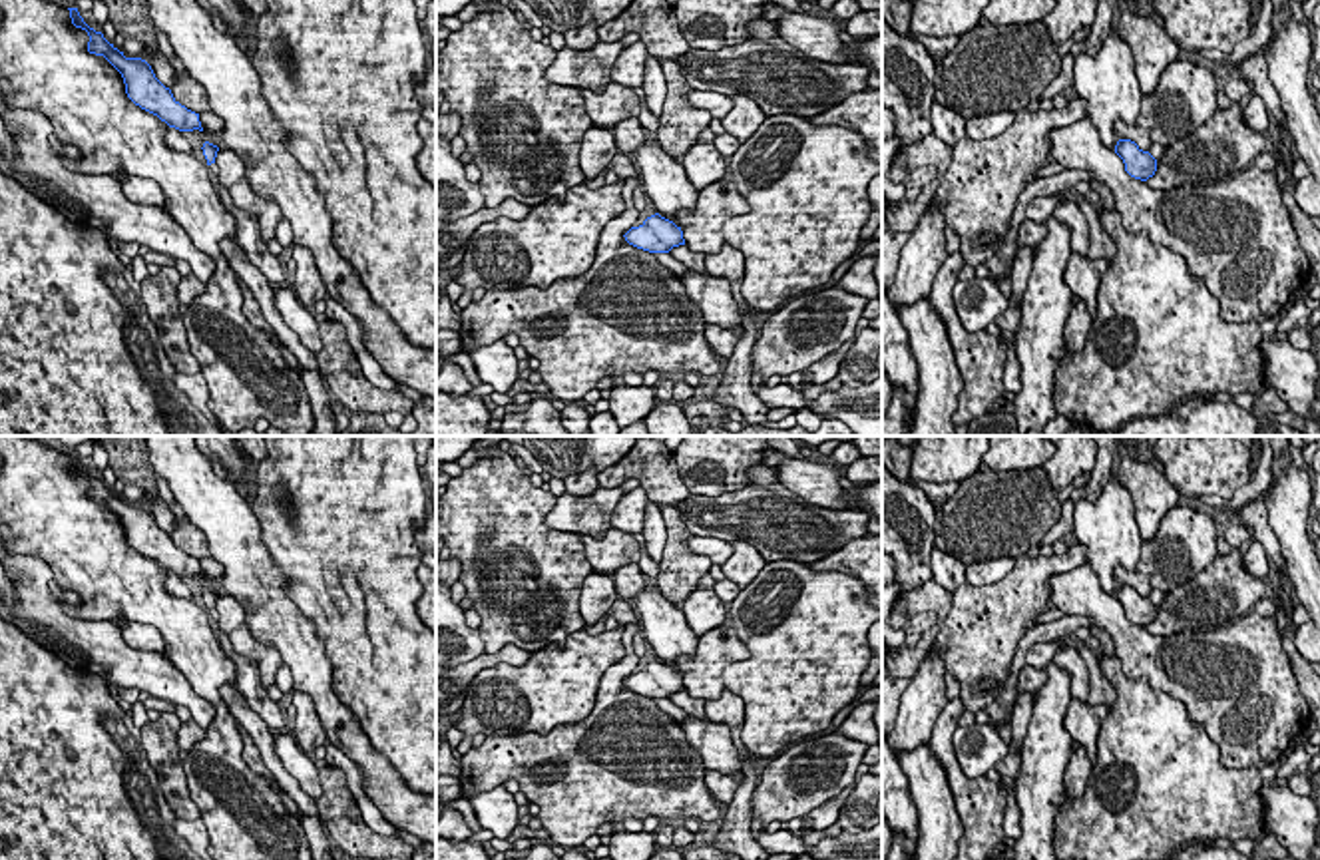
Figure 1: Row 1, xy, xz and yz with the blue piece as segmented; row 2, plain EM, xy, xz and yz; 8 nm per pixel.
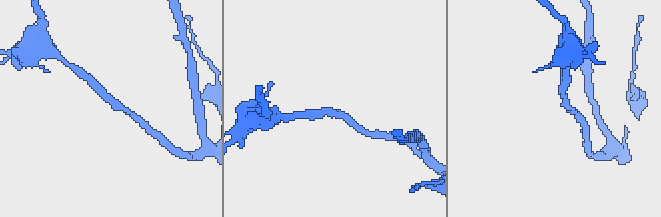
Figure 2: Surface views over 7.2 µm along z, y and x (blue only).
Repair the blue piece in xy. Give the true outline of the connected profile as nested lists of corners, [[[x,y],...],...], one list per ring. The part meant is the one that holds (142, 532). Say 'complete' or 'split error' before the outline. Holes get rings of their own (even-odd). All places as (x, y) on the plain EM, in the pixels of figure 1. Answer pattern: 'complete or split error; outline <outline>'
complete; outline [[[68,454],[72,470],[88,478],[88,498],[104,502],[123,524],[127,543],[141,555],[157,561],[169,573],[179,577],[193,577],[201,573],[199,559],[181,551],[169,534],[165,534],[153,520],[151,512],[141,504],[125,504],[102,478],[90,474],[80,462],[78,454]]]

